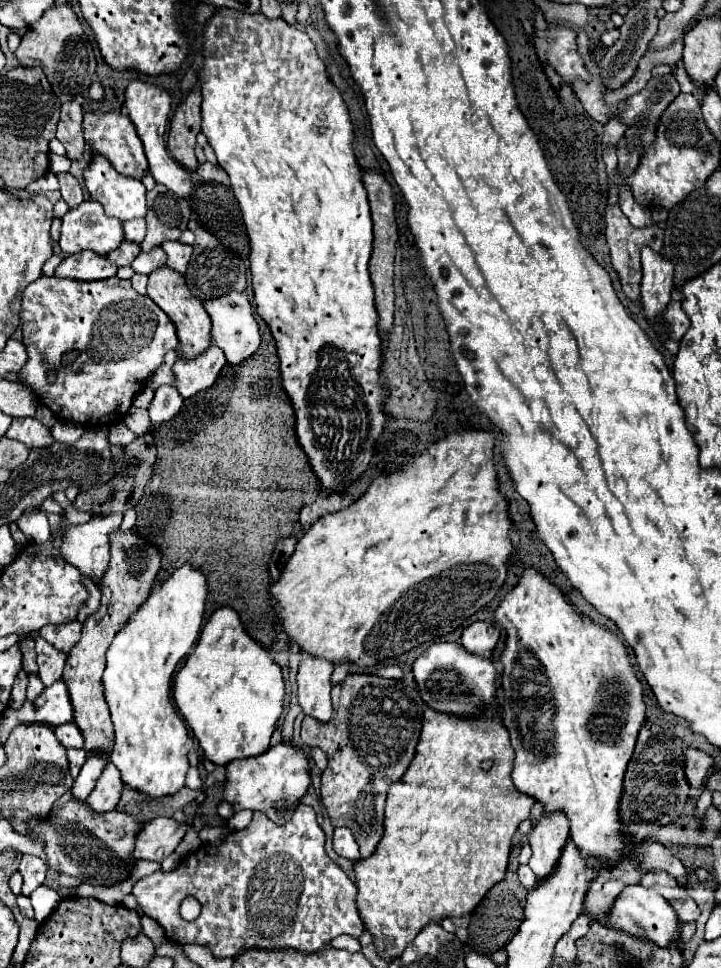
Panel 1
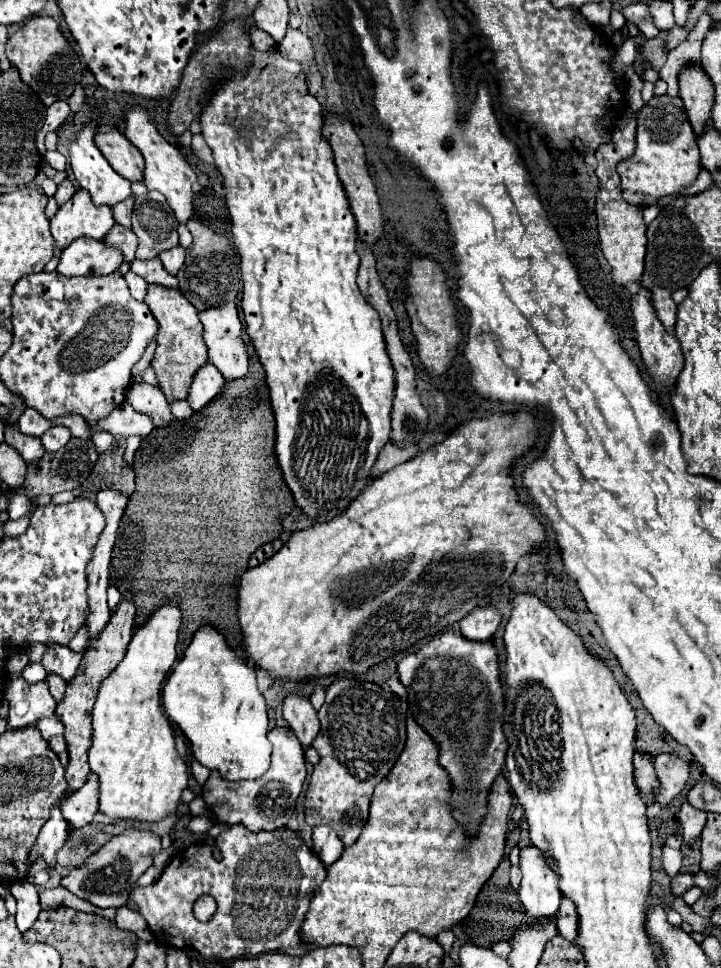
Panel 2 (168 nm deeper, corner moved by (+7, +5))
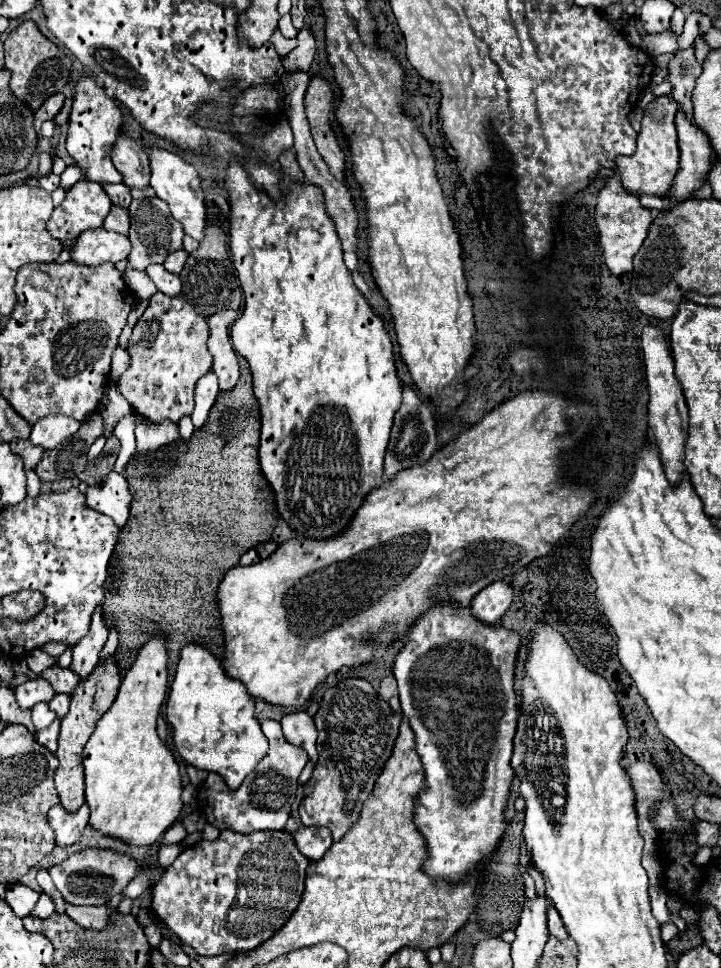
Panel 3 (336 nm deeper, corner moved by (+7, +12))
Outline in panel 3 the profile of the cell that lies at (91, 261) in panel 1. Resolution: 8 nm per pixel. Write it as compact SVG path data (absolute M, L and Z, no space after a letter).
M104 227L88 229L80 233L72 247L72 261L80 265L100 265L100 263L118 263L130 253L130 241L126 235L108 231Z

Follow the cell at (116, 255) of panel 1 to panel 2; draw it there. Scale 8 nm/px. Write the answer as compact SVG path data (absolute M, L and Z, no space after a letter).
M116 224L116 226L112 228L112 232L108 232L108 236L104 238L104 244L118 248L118 250L122 252L124 260L126 260L126 262L132 262L132 260L134 260L136 246L138 246L138 240L136 240L136 236L134 236L132 230L126 230L124 226Z

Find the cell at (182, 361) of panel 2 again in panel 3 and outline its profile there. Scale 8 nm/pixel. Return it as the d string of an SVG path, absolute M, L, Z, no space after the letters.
M156 293L150 297L150 305L136 321L128 339L130 365L118 379L118 389L136 415L150 423L178 423L192 413L194 387L212 369L212 355L206 347L208 335L208 321L182 295L168 297Z

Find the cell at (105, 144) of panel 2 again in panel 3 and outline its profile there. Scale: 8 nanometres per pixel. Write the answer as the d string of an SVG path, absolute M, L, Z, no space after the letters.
M120 135L116 149L112 149L112 161L122 175L122 183L128 189L146 189L150 181L150 159L144 147L126 135Z

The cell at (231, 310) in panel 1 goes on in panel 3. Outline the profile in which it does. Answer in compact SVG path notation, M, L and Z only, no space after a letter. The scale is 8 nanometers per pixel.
M230 309L218 311L208 319L208 325L210 325L208 349L214 357L212 371L218 375L218 385L222 391L234 389L240 377L238 353L234 351L234 345L230 339L230 327L234 325L236 319L238 319L238 313Z

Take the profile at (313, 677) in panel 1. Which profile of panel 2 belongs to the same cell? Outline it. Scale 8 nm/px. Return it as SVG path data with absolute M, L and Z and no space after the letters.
M288 694L284 700L282 714L290 728L294 730L294 734L298 736L298 740L302 742L302 746L310 746L310 742L320 732L320 720L308 696Z

